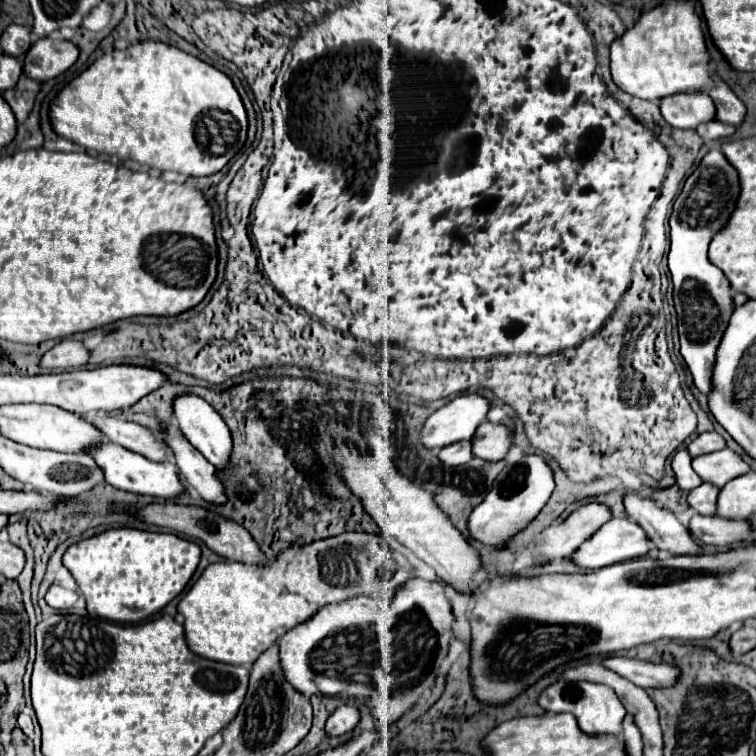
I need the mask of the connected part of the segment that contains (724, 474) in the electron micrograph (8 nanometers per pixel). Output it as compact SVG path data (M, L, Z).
M729 447L695 457L693 467L695 467L695 473L703 477L703 481L713 483L717 487L723 487L727 481L751 471L751 467Z

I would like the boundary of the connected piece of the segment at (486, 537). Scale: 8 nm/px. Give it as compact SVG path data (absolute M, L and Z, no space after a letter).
M525 455L515 463L507 463L499 477L493 481L491 491L485 499L473 507L467 527L475 541L489 545L489 547L507 547L509 541L519 535L543 509L547 499L555 489L553 471L539 455Z

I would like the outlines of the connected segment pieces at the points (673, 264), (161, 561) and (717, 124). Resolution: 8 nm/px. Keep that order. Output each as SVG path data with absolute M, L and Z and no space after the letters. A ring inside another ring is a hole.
M713 149L709 151L703 161L699 163L699 167L693 171L693 175L685 181L681 195L675 199L673 203L673 213L669 219L669 227L671 227L671 249L669 249L669 271L671 271L671 279L673 279L673 301L675 301L675 311L679 317L679 341L681 341L681 355L693 375L693 383L695 387L709 397L711 395L711 373L715 367L715 353L719 347L719 341L723 339L723 333L727 329L727 321L733 313L733 297L731 297L731 283L725 279L725 273L715 267L709 257L707 257L707 249L711 243L711 237L723 229L731 217L731 213L735 211L739 199L739 175L735 171L735 167L727 161L727 157Z
M121 527L121 529L107 529L99 535L73 543L63 555L63 565L71 571L73 579L79 585L79 591L85 595L89 615L97 615L119 623L135 623L163 609L171 599L175 599L185 589L185 585L189 583L191 575L197 569L199 557L201 557L199 545L185 541L177 535Z
M709 121L709 123L703 123L697 127L697 133L701 139L705 141L715 141L715 139L723 139L723 137L731 137L735 135L735 127L731 125L725 125L721 121Z

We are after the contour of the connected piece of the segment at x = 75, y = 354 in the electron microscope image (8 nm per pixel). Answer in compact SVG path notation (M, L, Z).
M65 339L41 357L39 367L45 367L45 369L77 369L77 367L83 367L87 363L87 359L89 359L89 353L81 341Z

